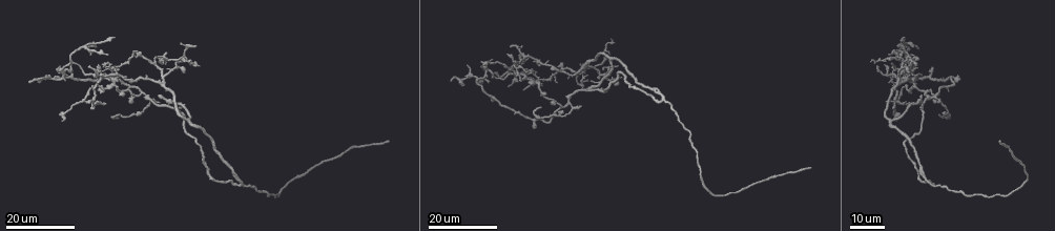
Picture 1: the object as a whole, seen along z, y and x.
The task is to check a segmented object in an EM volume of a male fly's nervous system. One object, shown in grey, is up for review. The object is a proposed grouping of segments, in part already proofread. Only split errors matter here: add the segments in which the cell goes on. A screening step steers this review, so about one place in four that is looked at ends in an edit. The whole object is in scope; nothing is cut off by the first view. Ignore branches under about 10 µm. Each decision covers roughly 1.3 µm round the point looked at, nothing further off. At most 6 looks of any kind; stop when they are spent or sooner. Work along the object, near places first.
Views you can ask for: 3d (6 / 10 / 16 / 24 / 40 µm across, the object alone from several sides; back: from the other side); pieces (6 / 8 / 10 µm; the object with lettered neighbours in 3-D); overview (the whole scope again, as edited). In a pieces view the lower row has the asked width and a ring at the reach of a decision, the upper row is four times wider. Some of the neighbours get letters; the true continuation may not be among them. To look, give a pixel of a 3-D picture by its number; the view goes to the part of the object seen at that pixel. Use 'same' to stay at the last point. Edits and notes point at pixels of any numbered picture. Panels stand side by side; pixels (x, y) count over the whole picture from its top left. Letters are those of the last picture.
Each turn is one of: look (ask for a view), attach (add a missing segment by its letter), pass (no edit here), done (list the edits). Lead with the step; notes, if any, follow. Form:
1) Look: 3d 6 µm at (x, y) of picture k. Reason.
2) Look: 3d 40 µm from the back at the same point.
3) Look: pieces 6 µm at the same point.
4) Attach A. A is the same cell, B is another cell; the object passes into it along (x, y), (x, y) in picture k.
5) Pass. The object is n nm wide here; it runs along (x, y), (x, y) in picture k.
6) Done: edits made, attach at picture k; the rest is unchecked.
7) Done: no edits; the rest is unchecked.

Look: 3d 16 µm at (99, 65) of picture 1. Free end.

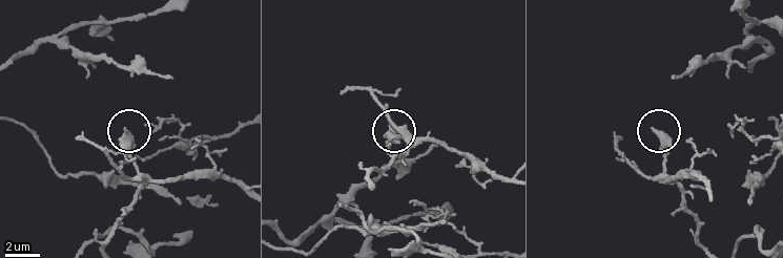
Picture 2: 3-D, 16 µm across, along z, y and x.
Look: 3d 10 µm at (653, 130) of picture 2. Zoom in.

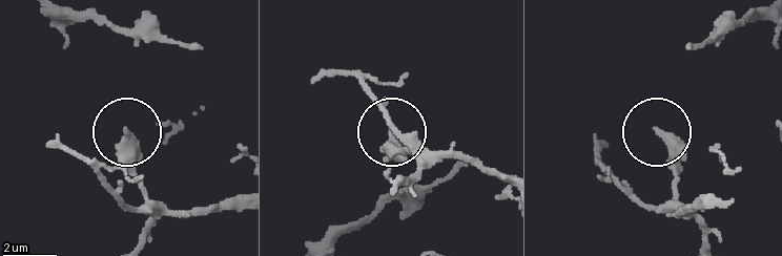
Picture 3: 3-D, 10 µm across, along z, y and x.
Look: pieces 10 µm at (125, 132) of picture 3.

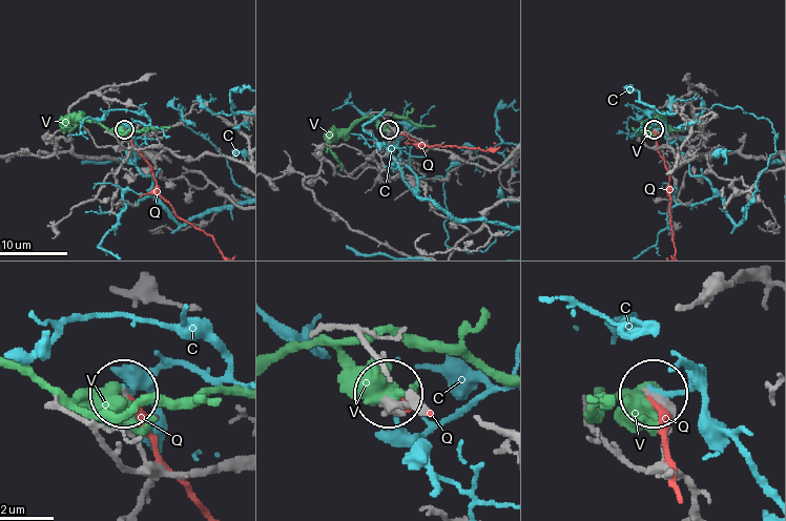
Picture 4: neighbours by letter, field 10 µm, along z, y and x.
Pass. C, Q and V are other cells; it runs along (236, 467), (162, 472), (144, 454), (124, 395) in picture 4; none of them fits.

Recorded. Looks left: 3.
Look: 3d 16 µm at (451, 78) of picture 1. Branch stops here.

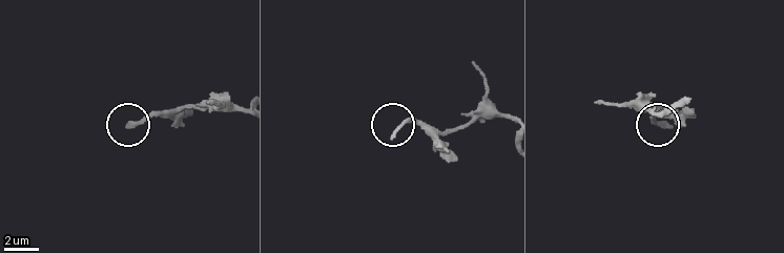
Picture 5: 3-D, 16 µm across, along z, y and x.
Look: pieces 10 µm at (671, 126) of picture 5.

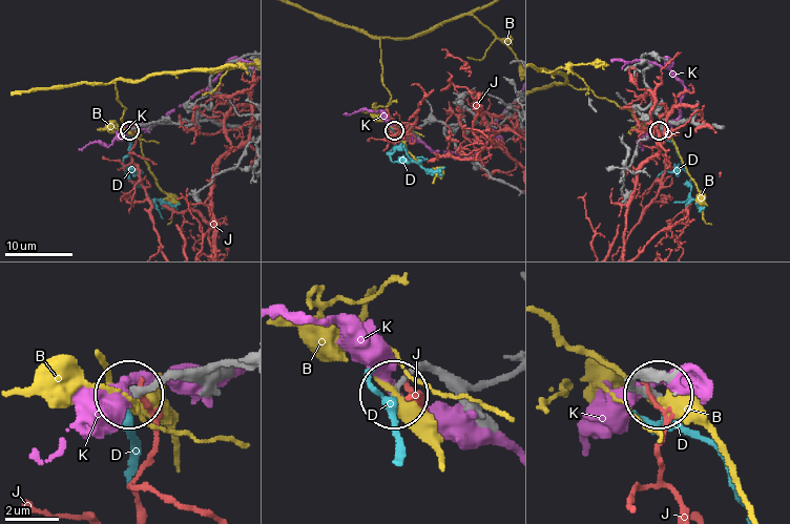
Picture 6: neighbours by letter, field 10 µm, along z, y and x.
Attach D. D is the same cell, B, J and K are other cells; the cell continues.

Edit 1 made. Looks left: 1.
Done: edits made, attach at picture 6; the rest is unchecked.

